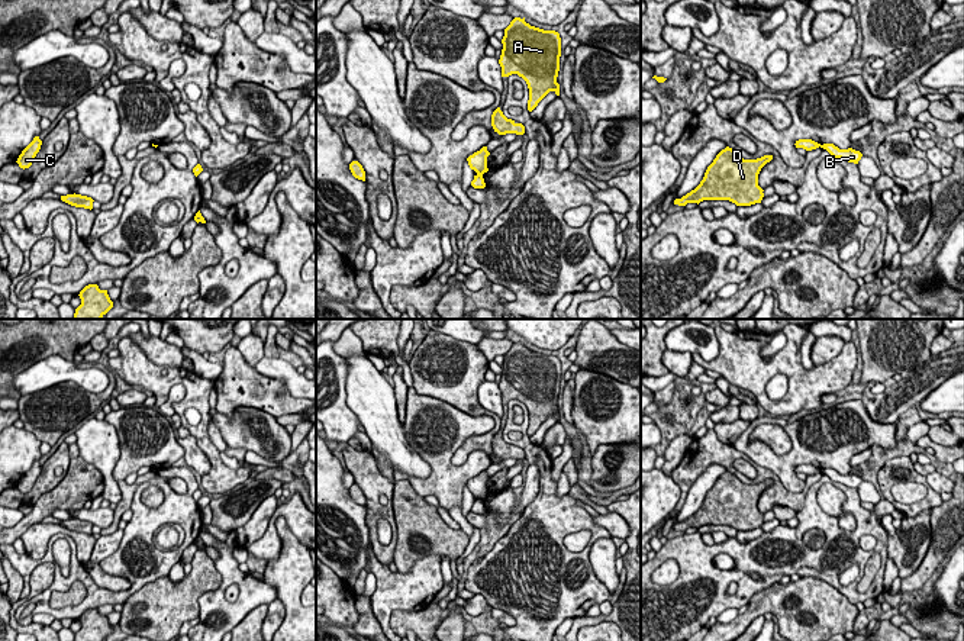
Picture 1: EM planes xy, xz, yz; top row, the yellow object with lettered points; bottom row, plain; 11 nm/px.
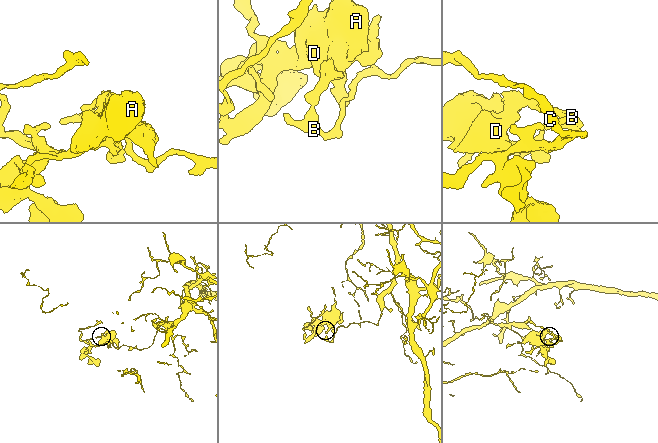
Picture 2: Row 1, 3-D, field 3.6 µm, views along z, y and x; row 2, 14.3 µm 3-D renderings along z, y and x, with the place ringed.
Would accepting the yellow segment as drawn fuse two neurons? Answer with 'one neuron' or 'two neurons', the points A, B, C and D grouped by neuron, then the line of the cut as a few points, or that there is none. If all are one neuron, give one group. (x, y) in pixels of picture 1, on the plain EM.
two neurons | A C D / B | xz (477, 498), (482, 499)

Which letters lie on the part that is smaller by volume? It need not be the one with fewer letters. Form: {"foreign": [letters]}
{"foreign": ["A", "C", "D"]}

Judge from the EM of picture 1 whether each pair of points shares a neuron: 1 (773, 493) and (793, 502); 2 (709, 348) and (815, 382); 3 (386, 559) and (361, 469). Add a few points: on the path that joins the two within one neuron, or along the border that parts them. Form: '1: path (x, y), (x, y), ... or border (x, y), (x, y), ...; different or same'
1: path (777, 493), (789, 499); same
2: border (716, 334), (713, 358), (693, 354); different
3: path (373, 537), (373, 490); same

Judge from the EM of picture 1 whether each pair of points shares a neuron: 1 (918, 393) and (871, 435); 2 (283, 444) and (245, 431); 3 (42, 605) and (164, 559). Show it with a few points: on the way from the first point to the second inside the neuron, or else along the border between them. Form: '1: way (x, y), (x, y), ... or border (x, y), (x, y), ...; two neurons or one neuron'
1: border (861, 399), (866, 412), (873, 419), (895, 424); two neurons
2: way (274, 441), (267, 434), (254, 431); one neuron
3: way (74, 612), (94, 598), (119, 598), (136, 585); one neuron

